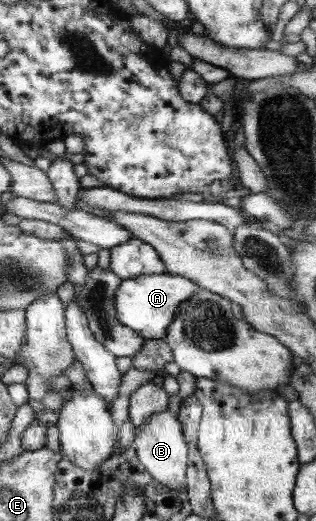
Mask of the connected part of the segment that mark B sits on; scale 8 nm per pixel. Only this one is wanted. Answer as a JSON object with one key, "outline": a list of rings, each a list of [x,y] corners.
{"outline":[[[167,407],[153,413],[149,420],[136,427],[134,443],[131,445],[143,466],[158,483],[165,485],[171,491],[181,491],[187,488],[186,472],[188,461],[188,444],[183,436],[183,426],[174,410]]]}

